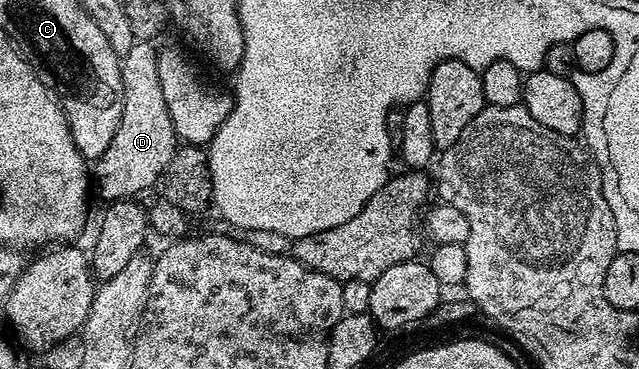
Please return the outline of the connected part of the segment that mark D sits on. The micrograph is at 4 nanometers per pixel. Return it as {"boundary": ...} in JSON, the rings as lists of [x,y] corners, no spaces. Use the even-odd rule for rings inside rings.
{"boundary":[[[137,39],[134,47],[121,60],[120,74],[122,75],[122,87],[124,88],[124,106],[122,107],[122,119],[118,123],[118,131],[114,131],[114,139],[110,139],[110,147],[97,161],[94,162],[94,185],[100,188],[100,193],[105,197],[105,202],[136,199],[144,193],[152,184],[163,178],[170,159],[176,154],[178,138],[170,111],[166,107],[166,95],[162,95],[162,83],[158,80],[158,52],[157,46],[151,40]]]}

